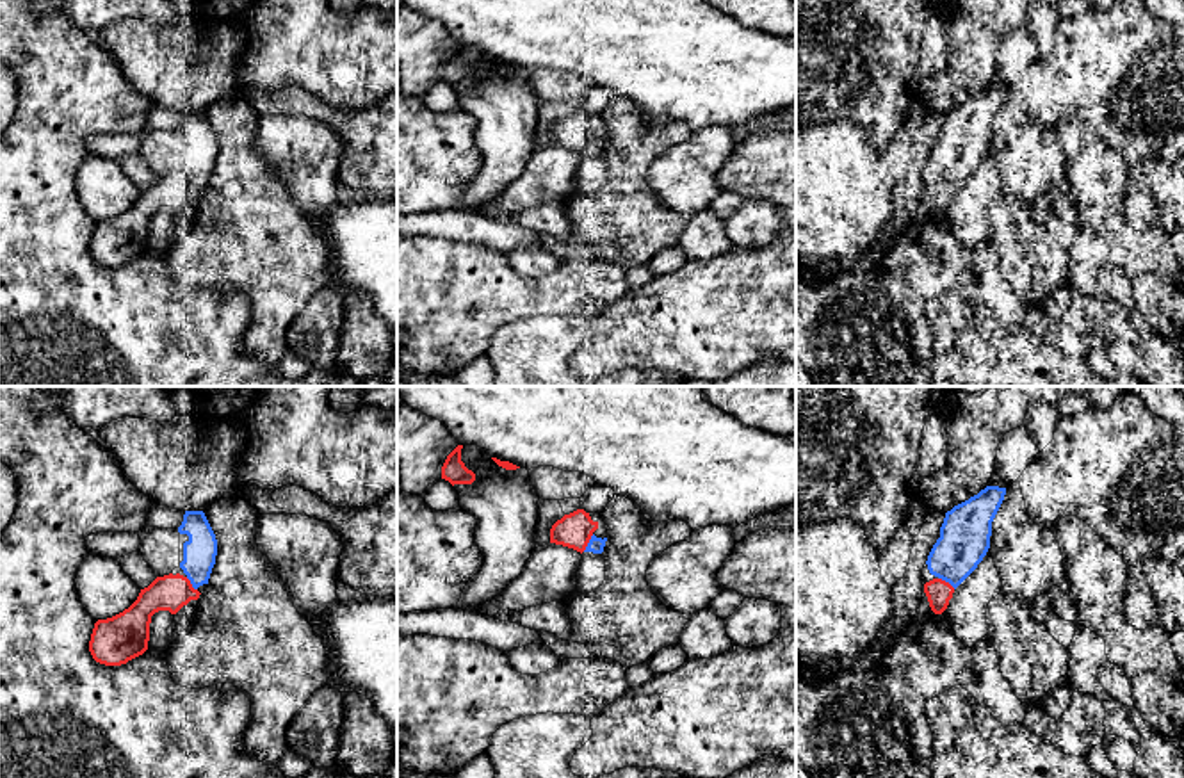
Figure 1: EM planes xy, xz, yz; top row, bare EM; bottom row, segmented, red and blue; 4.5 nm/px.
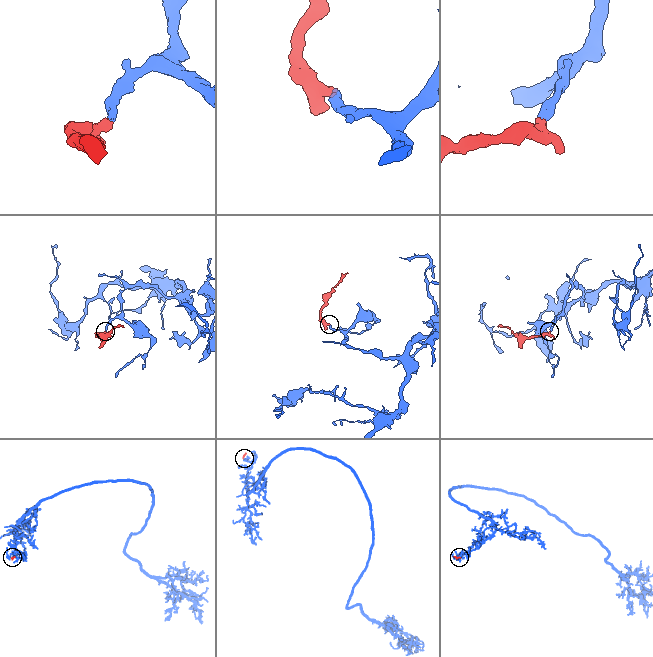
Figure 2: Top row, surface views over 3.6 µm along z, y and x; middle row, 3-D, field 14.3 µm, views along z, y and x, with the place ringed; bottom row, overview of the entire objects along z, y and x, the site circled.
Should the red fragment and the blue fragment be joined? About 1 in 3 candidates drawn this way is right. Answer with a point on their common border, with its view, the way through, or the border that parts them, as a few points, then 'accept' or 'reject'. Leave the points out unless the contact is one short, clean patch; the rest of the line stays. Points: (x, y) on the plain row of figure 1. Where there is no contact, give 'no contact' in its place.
xz (588, 143) | accept

